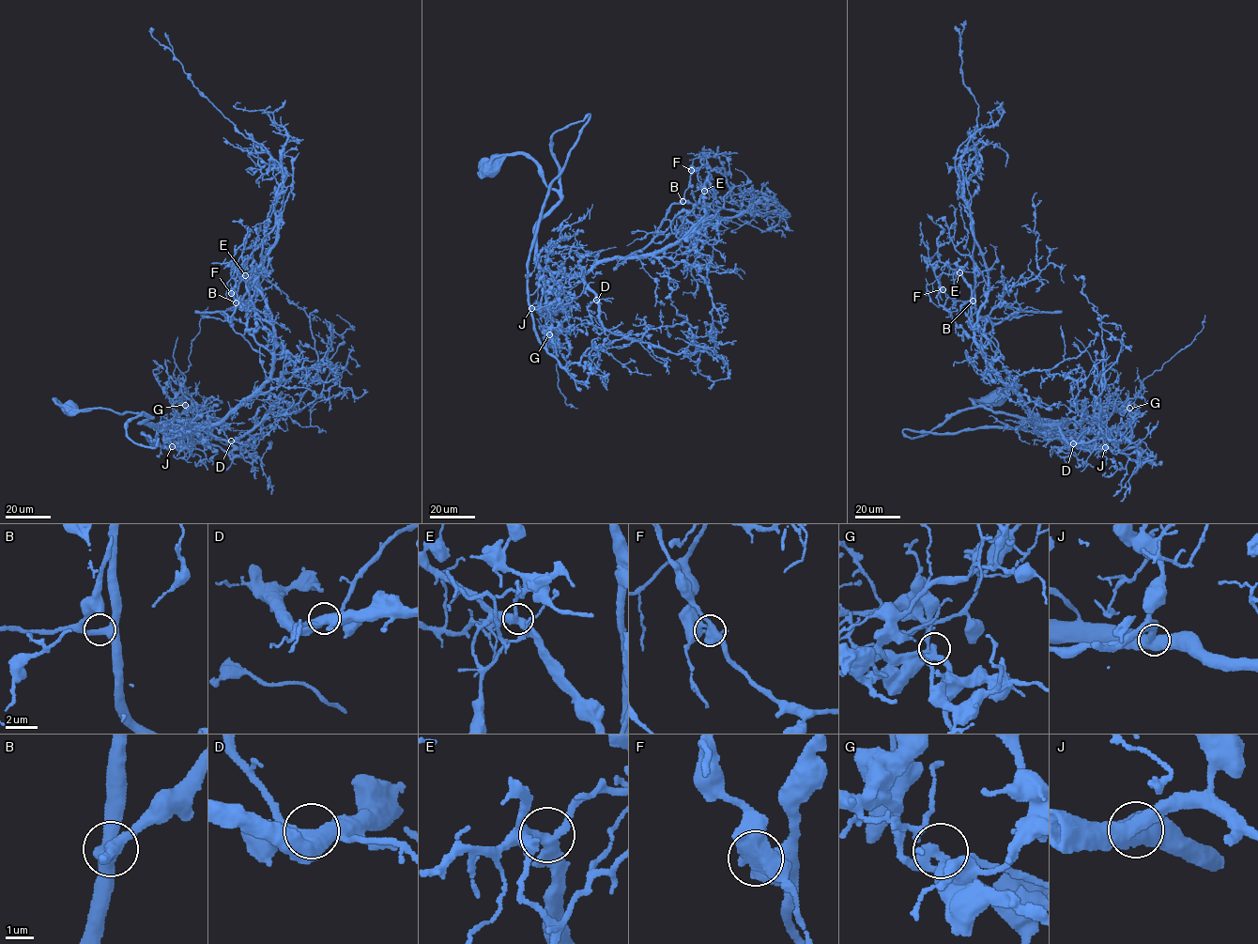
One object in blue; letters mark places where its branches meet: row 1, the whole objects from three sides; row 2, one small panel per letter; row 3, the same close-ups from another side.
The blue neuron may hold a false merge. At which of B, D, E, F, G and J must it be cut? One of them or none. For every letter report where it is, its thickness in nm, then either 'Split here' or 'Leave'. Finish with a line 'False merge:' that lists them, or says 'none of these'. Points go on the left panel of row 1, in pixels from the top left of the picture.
B: Place: (236, 302). Thickness 360 nm. Leave
D: Place: (231, 441). Thickness 480 nm. Leave
E: Place: (245, 275). Thickness 400 nm. Leave
F: Place: (231, 293). Thickness 400 nm. Split here
G: Place: (185, 405). Thickness 360 nm. Leave
J: Place: (172, 446). Thickness 420 nm. Leave
False merge: F

